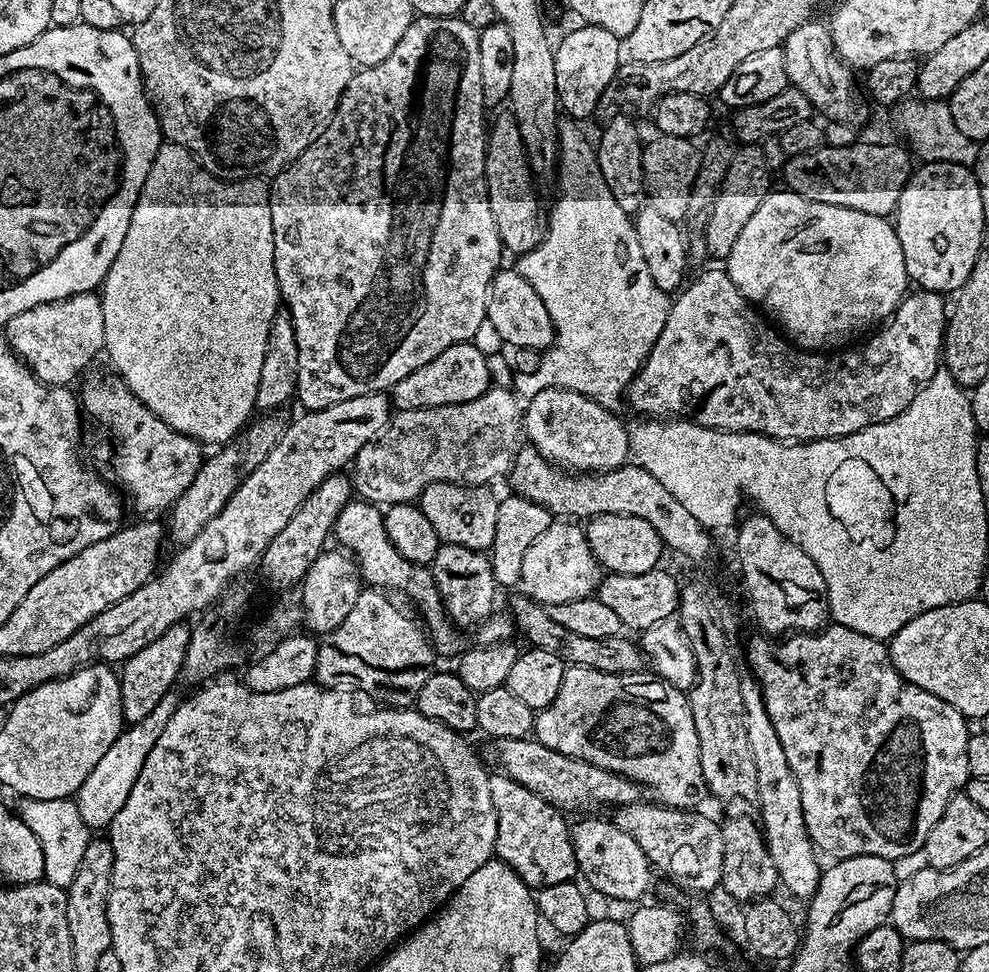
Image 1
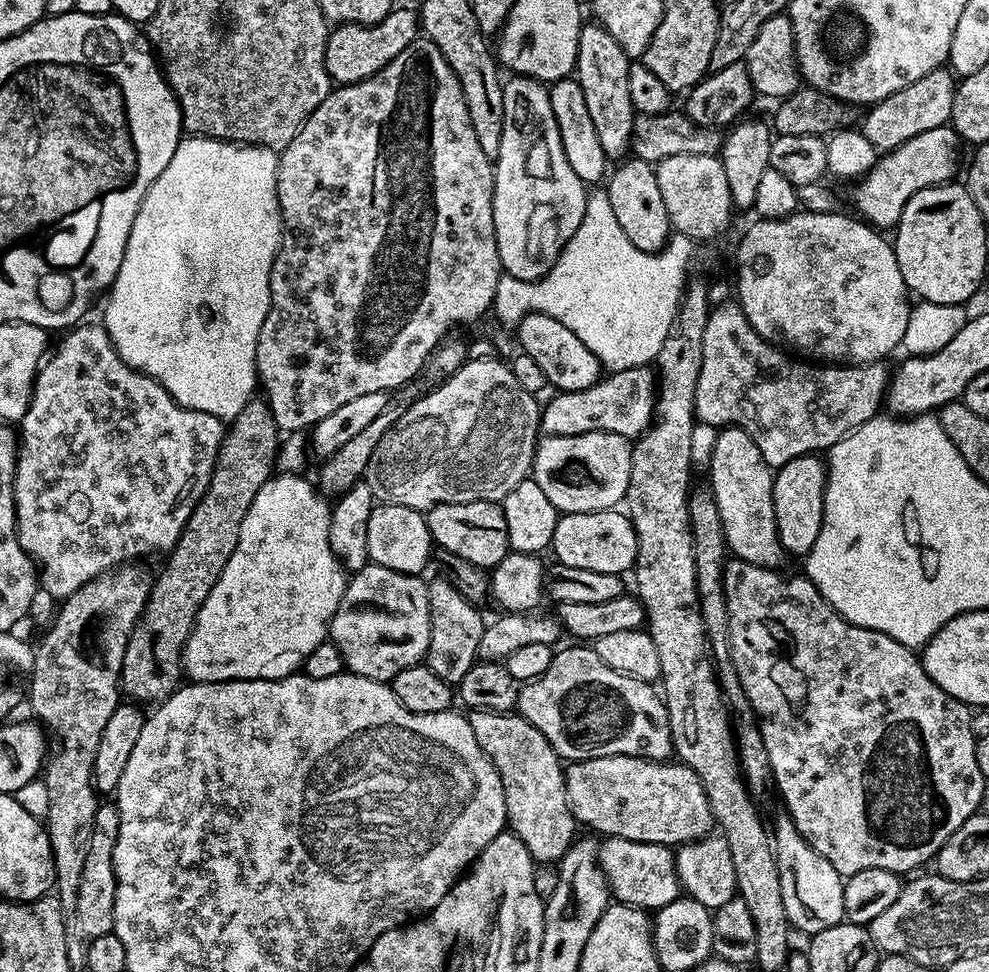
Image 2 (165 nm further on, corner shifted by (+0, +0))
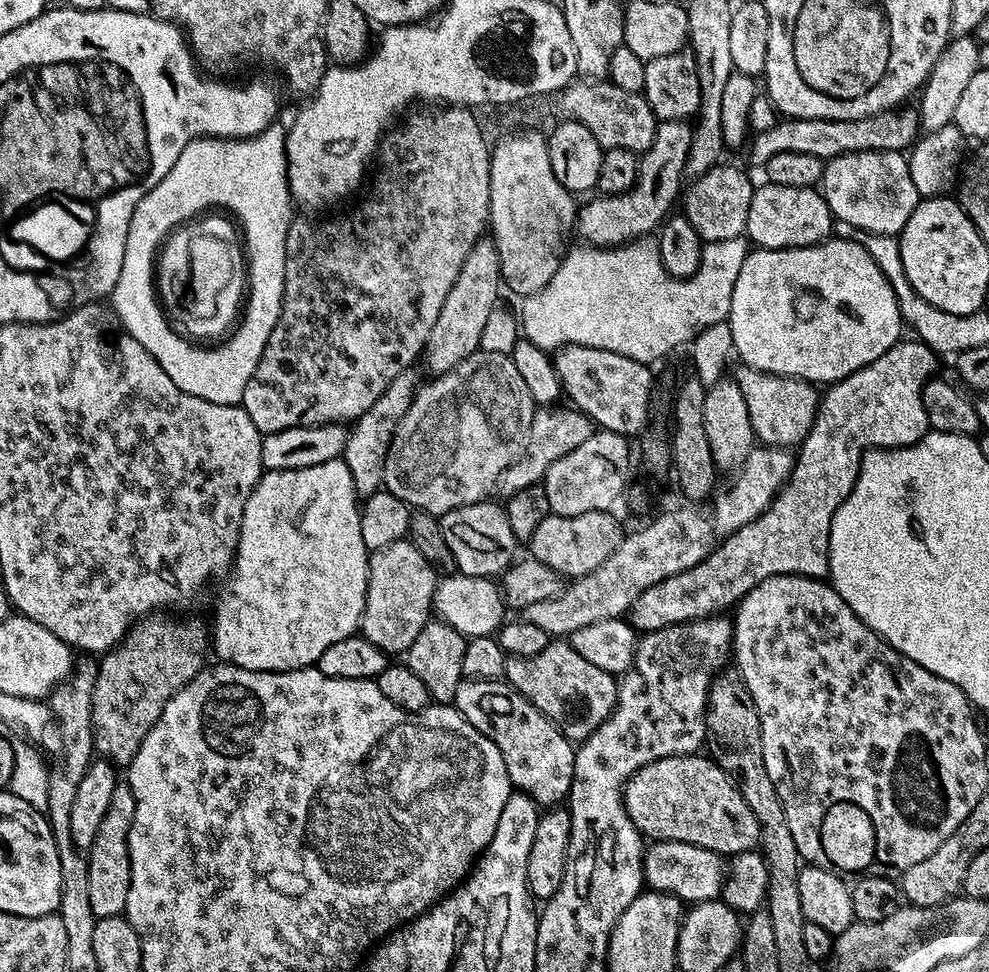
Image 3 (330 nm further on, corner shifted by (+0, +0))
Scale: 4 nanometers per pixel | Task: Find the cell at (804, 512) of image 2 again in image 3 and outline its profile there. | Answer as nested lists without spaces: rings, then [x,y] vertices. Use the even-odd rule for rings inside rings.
[[[919,338],[911,339],[901,339],[894,346],[890,346],[890,350],[886,350],[886,354],[882,354],[882,358],[874,358],[874,362],[870,362],[870,366],[862,366],[862,370],[836,381],[823,393],[820,410],[814,418],[814,426],[810,430],[810,434],[806,434],[806,438],[798,446],[798,451],[795,453],[796,465],[793,466],[792,472],[788,476],[787,484],[781,488],[779,494],[772,500],[772,505],[758,518],[754,518],[754,522],[746,522],[746,526],[734,530],[734,534],[730,534],[726,539],[720,541],[716,549],[705,560],[698,562],[698,566],[694,566],[690,570],[682,570],[682,574],[674,574],[670,578],[662,578],[662,582],[654,582],[654,586],[650,586],[650,590],[642,590],[642,594],[638,594],[638,598],[633,602],[626,616],[628,623],[636,629],[637,633],[653,632],[654,630],[662,630],[666,626],[685,624],[691,620],[705,620],[708,616],[727,613],[729,609],[740,603],[740,599],[751,588],[758,586],[758,582],[762,582],[766,578],[774,578],[775,576],[827,577],[828,563],[830,562],[830,526],[834,522],[834,514],[838,510],[838,506],[842,506],[842,502],[846,502],[850,490],[854,490],[854,482],[860,473],[860,463],[864,454],[872,448],[905,448],[911,444],[917,444],[930,431],[926,410],[922,406],[922,386],[927,380],[933,379],[937,375],[936,361],[938,361],[938,356]]]

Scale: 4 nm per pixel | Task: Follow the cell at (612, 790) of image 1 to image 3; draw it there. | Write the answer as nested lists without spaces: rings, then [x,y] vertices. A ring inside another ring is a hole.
[[[708,754],[671,756],[642,766],[642,770],[634,773],[624,784],[624,808],[640,835],[645,838],[653,836],[656,842],[693,844],[716,852],[721,858],[753,851],[760,843],[760,823],[758,818],[754,818],[754,810],[746,806],[746,798],[738,794],[734,782],[730,782],[730,778]]]

